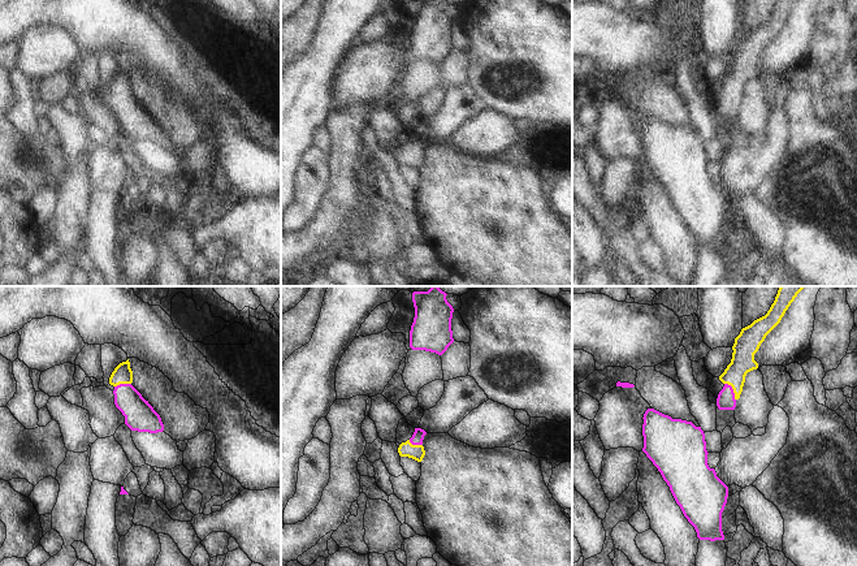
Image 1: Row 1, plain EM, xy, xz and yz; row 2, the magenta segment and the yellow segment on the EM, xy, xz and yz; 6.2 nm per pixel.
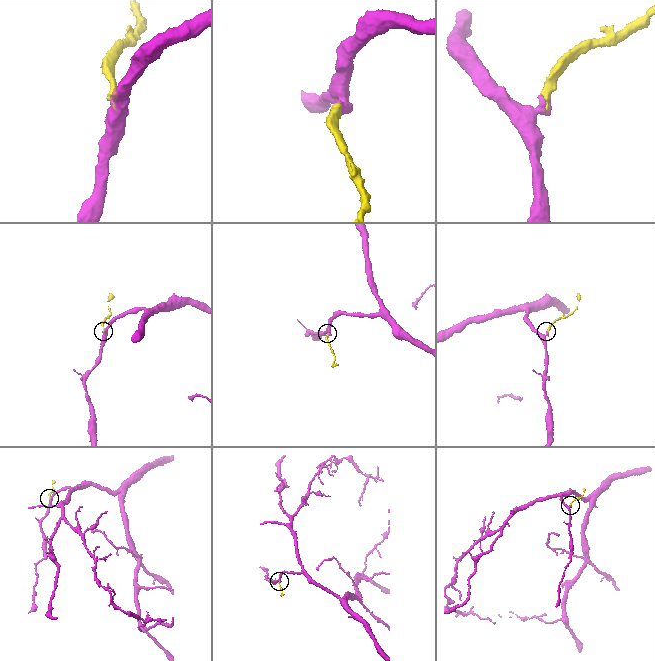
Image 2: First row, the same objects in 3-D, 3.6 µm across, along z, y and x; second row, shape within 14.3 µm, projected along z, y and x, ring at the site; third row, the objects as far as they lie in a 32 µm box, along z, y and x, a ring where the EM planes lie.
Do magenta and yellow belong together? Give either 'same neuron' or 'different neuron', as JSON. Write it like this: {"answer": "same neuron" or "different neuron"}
{"answer": "same neuron"}

